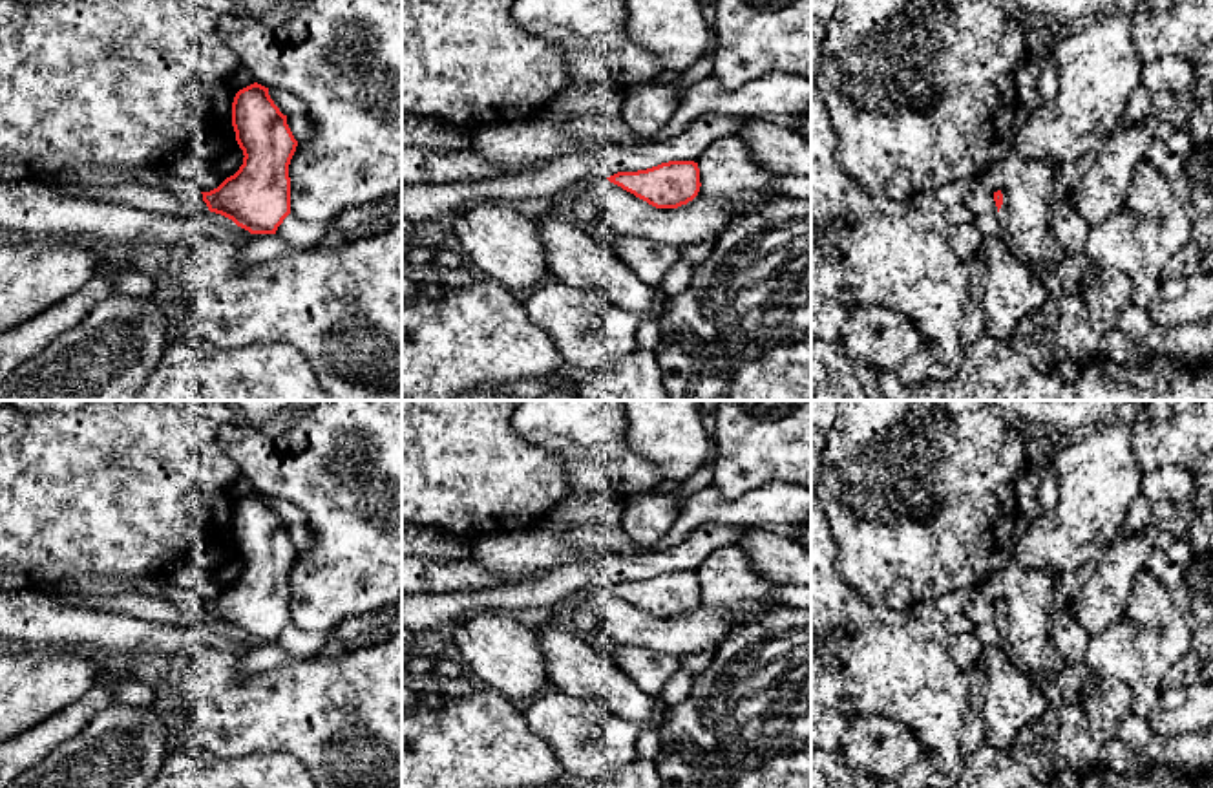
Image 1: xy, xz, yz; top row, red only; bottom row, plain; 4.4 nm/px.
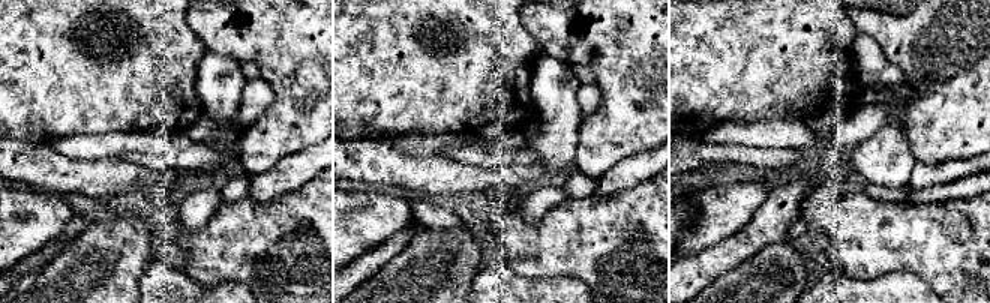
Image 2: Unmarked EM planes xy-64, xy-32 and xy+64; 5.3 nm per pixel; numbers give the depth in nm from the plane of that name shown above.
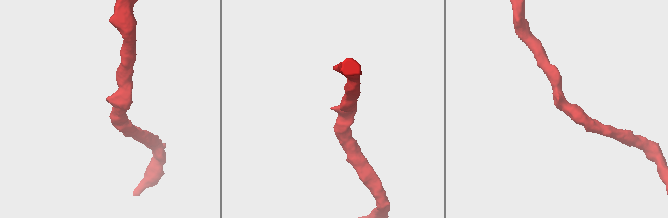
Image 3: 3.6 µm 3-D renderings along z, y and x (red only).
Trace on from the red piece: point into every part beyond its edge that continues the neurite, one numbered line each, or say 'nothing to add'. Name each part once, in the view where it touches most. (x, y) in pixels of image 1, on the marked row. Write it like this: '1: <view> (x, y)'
nothing to add

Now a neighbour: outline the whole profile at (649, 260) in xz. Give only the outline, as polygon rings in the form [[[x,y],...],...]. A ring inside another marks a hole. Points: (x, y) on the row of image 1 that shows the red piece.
[[[596,234],[641,282],[659,285],[663,276],[681,258],[680,250],[639,236]]]

